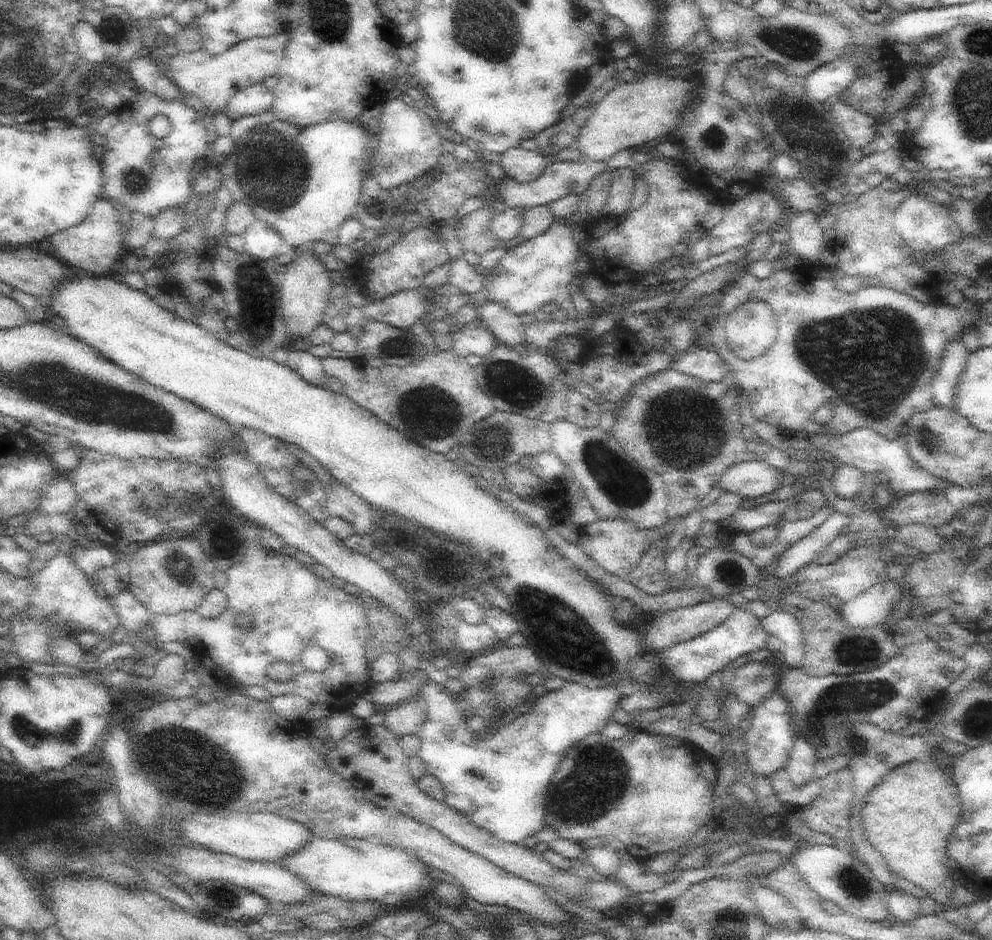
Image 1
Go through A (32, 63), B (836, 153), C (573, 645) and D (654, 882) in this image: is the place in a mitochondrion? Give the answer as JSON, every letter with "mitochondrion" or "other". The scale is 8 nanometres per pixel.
{"A":"mitochondrion","B":"other","C":"mitochondrion","D":"other"}

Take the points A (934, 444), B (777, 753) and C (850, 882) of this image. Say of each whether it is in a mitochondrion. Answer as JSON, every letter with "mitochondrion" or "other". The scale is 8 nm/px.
{"A":"mitochondrion","B":"other","C":"mitochondrion"}

